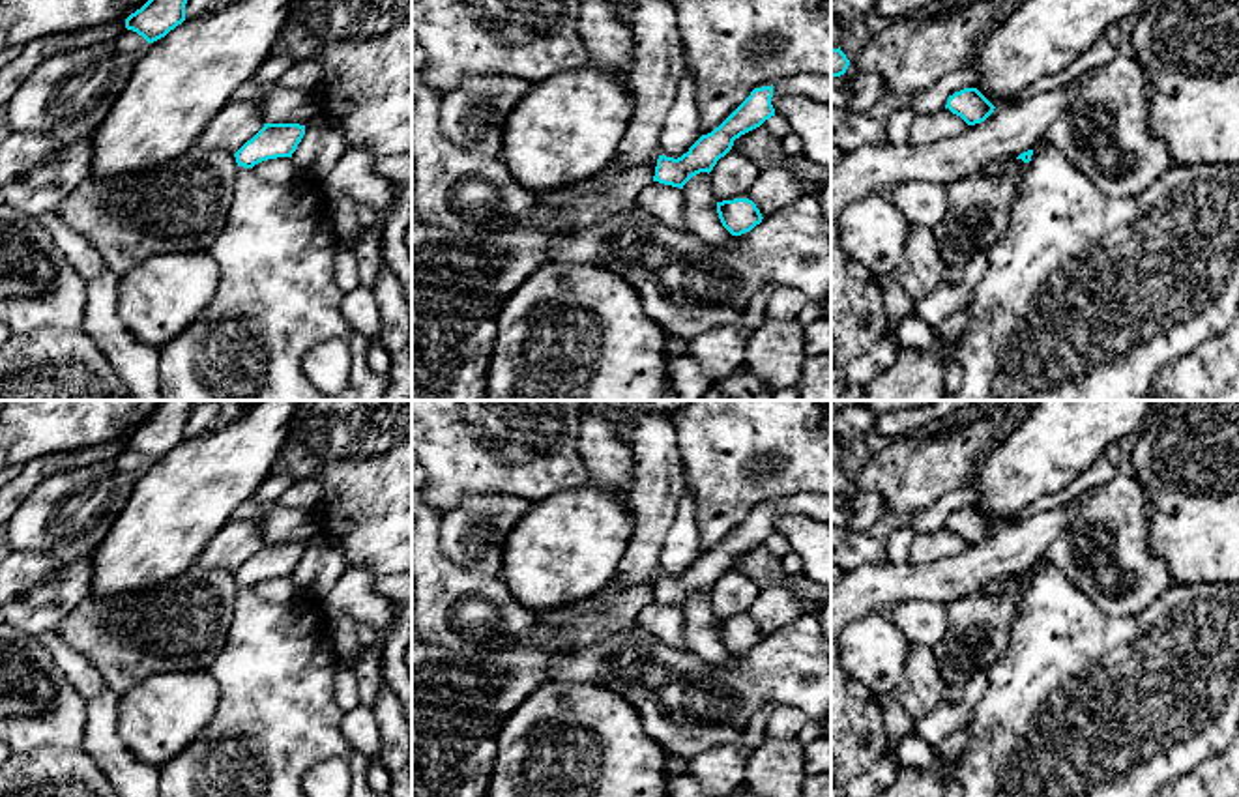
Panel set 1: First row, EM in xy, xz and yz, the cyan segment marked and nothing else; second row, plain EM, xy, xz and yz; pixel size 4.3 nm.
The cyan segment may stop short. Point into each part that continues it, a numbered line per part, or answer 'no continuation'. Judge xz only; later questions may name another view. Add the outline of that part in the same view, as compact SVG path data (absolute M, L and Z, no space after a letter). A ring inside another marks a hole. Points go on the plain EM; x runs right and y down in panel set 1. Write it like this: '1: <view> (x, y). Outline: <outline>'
1: xz (813, 506). Outline: M799 492L773 503L771 524L780 516L807 516L818 522L831 520L831 496L822 496L814 492Z

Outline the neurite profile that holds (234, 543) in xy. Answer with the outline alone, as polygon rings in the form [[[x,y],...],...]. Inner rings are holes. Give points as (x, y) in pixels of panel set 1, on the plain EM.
[[[232,518],[211,537],[195,565],[204,571],[236,572],[262,546],[258,522]]]

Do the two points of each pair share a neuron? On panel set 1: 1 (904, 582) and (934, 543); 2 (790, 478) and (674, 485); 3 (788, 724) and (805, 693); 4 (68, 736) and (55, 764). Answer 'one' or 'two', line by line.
1: two
2: two
3: two
4: two

